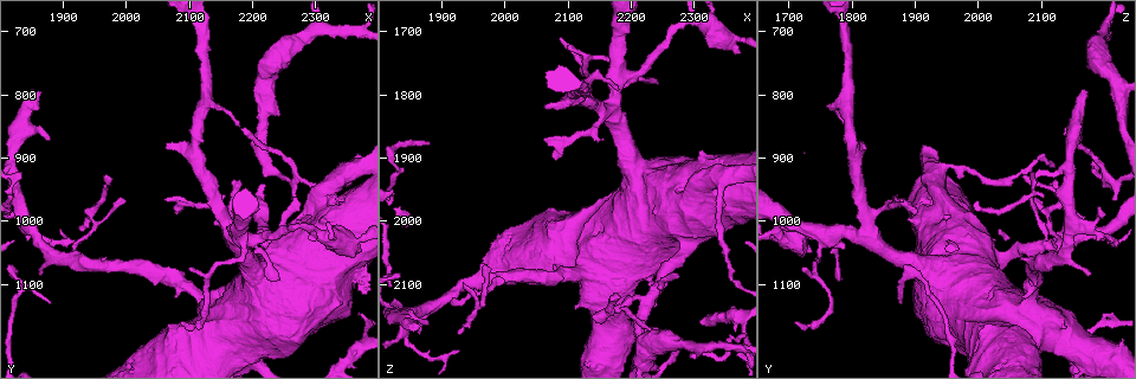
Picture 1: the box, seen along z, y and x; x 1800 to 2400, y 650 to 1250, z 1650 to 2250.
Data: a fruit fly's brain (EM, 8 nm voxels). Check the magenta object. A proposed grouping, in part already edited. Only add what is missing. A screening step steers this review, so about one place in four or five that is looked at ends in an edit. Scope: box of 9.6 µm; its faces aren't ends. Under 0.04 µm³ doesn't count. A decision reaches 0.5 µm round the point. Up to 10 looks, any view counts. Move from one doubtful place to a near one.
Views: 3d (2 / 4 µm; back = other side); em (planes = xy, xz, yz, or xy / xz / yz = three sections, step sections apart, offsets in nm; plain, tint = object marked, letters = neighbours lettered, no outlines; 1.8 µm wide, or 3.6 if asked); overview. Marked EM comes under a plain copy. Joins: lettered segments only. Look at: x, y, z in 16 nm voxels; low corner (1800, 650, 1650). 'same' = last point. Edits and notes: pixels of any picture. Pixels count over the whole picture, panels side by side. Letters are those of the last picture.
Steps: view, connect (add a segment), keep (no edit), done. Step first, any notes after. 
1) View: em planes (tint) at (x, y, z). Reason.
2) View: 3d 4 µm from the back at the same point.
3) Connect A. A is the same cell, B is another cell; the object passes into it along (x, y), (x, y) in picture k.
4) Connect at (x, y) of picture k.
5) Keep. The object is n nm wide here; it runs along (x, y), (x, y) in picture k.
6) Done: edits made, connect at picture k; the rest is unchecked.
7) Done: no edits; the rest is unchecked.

View: em xy step 8 (tint) at (2270, 965, 2210). Branch stops here.

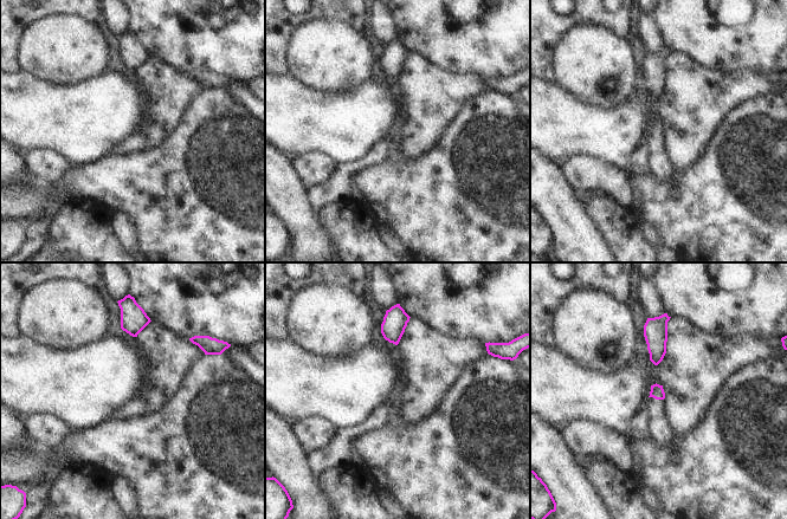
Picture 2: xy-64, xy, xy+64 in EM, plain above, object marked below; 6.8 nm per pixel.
View: em planes (letters) at the same point.

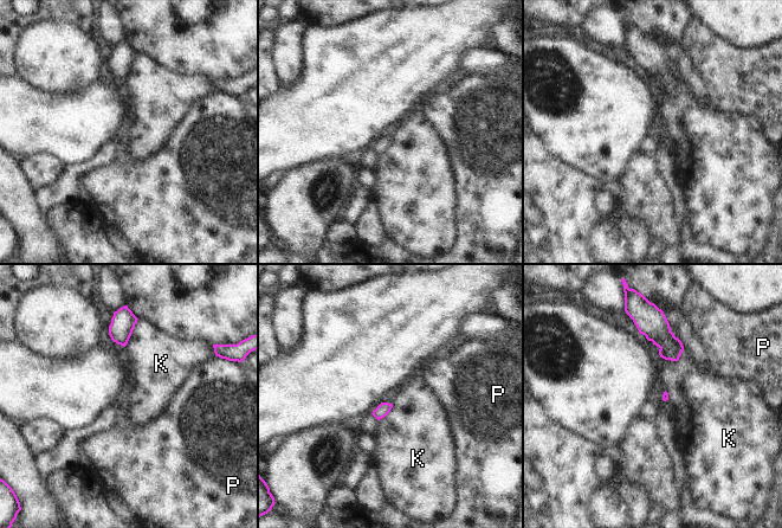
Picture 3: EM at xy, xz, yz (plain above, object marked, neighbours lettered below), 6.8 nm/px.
Keep. K and P are other cells; a border runs along (684, 349), (677, 360), (660, 358) in picture 3; no lettered segment goes on from it.

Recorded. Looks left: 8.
View: 3d 4 µm at (1870, 1085, 2180). Free end.

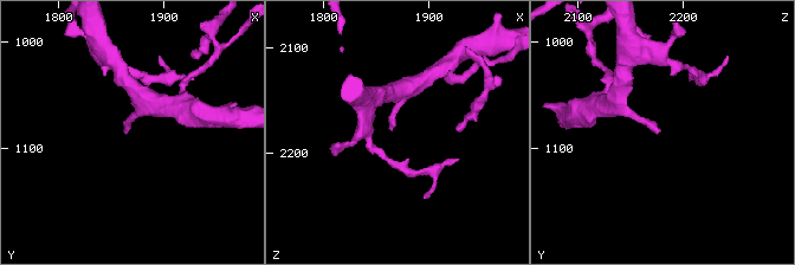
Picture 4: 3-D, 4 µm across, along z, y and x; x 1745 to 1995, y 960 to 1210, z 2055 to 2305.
View: em planes (tint) at (1862, 1084, 2178). Need the tissue.

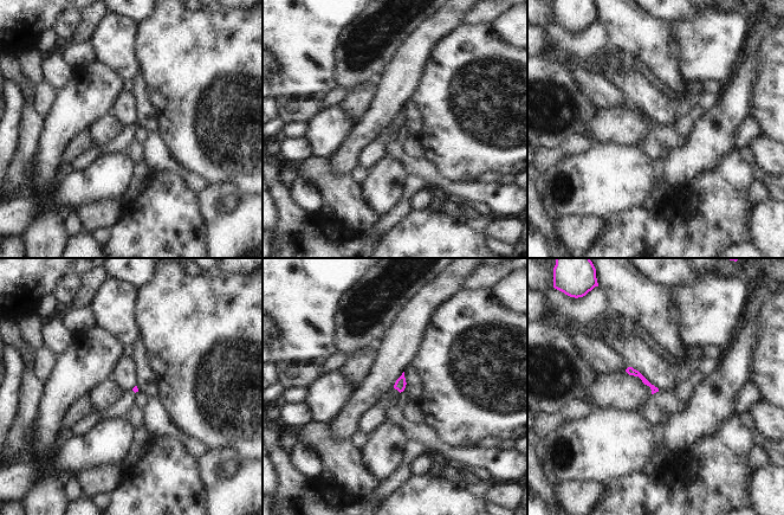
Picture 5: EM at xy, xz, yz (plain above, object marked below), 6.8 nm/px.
View: em planes (letters) at the same point.

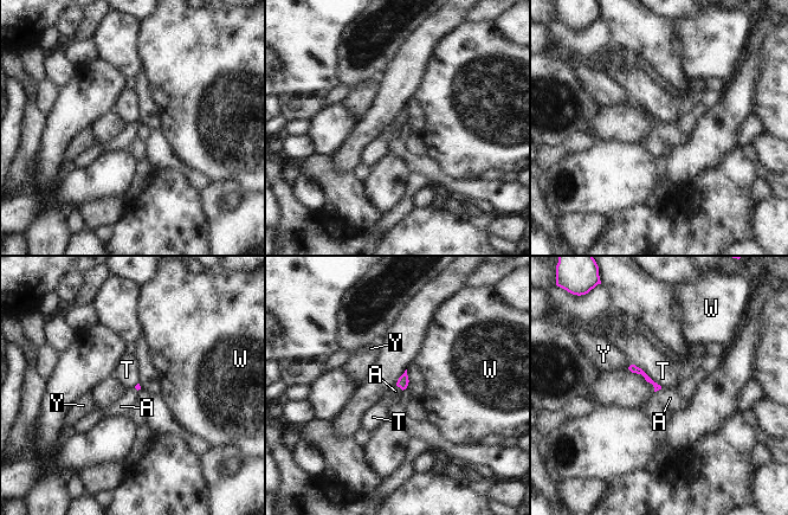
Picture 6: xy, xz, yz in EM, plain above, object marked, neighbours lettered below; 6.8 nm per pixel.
Connect A. A is the same cell, T, W and Y are other cells; the object passes into it along (633, 368), (658, 390), (670, 398) in picture 6; the cell continues.

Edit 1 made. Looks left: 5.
View: overview.

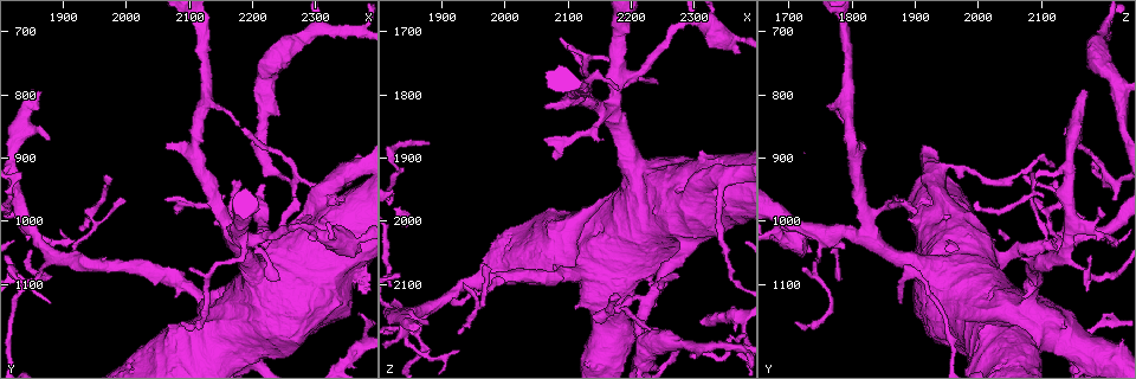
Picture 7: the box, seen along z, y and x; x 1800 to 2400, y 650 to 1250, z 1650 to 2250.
View: em yz step 16 (letters) at (1865, 800, 2165). Thick end.

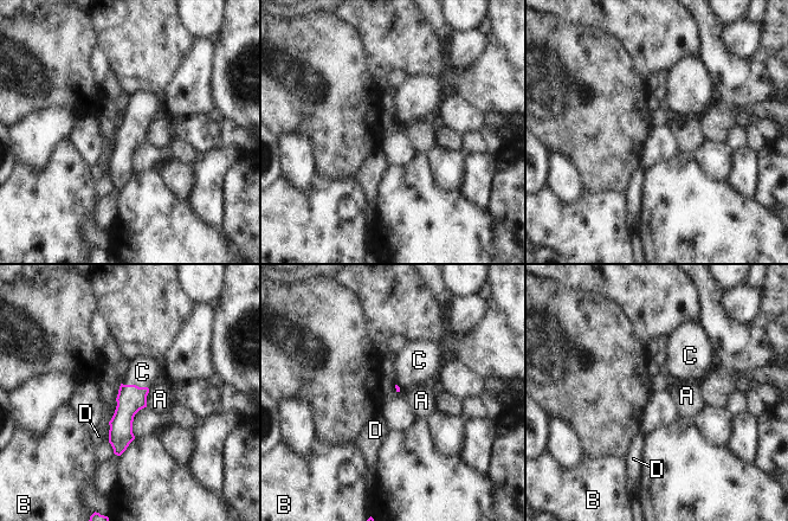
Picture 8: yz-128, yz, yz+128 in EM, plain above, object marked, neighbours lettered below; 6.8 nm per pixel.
View: em planes (letters) at the same point.

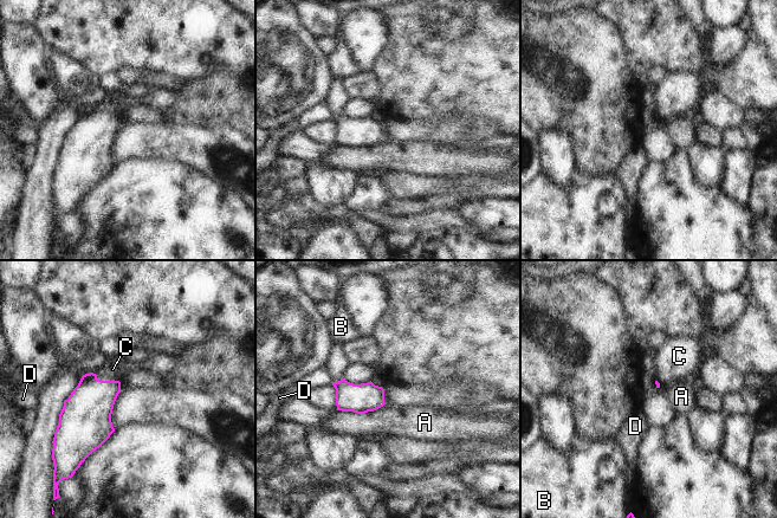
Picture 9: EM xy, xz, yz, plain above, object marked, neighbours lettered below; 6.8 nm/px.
Connect C. The longest contact is with A, 340 nm; C is the same cell, A, B and D are other cells; the object passes into it along (88, 410), (105, 381), (112, 369) in picture 9; the cell continues.

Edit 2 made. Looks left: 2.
View: em planes (letters) at (2065, 890, 1820). Thick end.

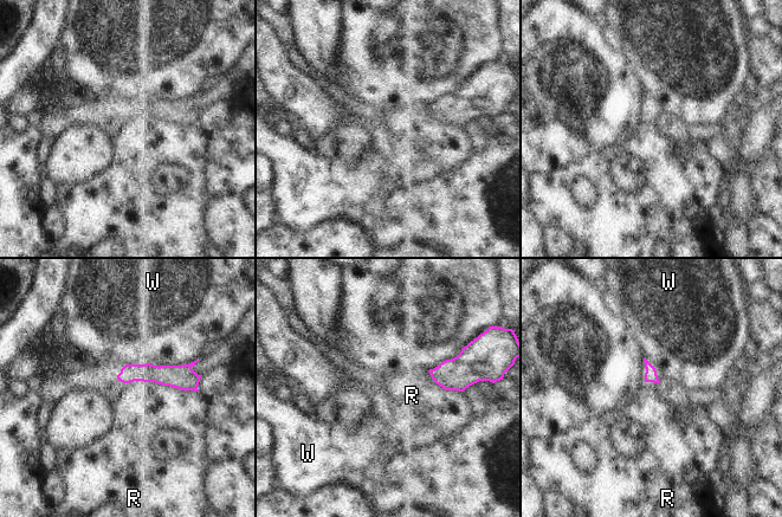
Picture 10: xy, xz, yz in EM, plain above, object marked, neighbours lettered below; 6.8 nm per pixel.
Keep. R and W are other cells; a border runs along (118, 380), (154, 381), (198, 392) in picture 10; none of them fits.

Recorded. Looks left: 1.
Done: edits made, connect at picture 6, connect at picture 9; the rest is unchecked.

